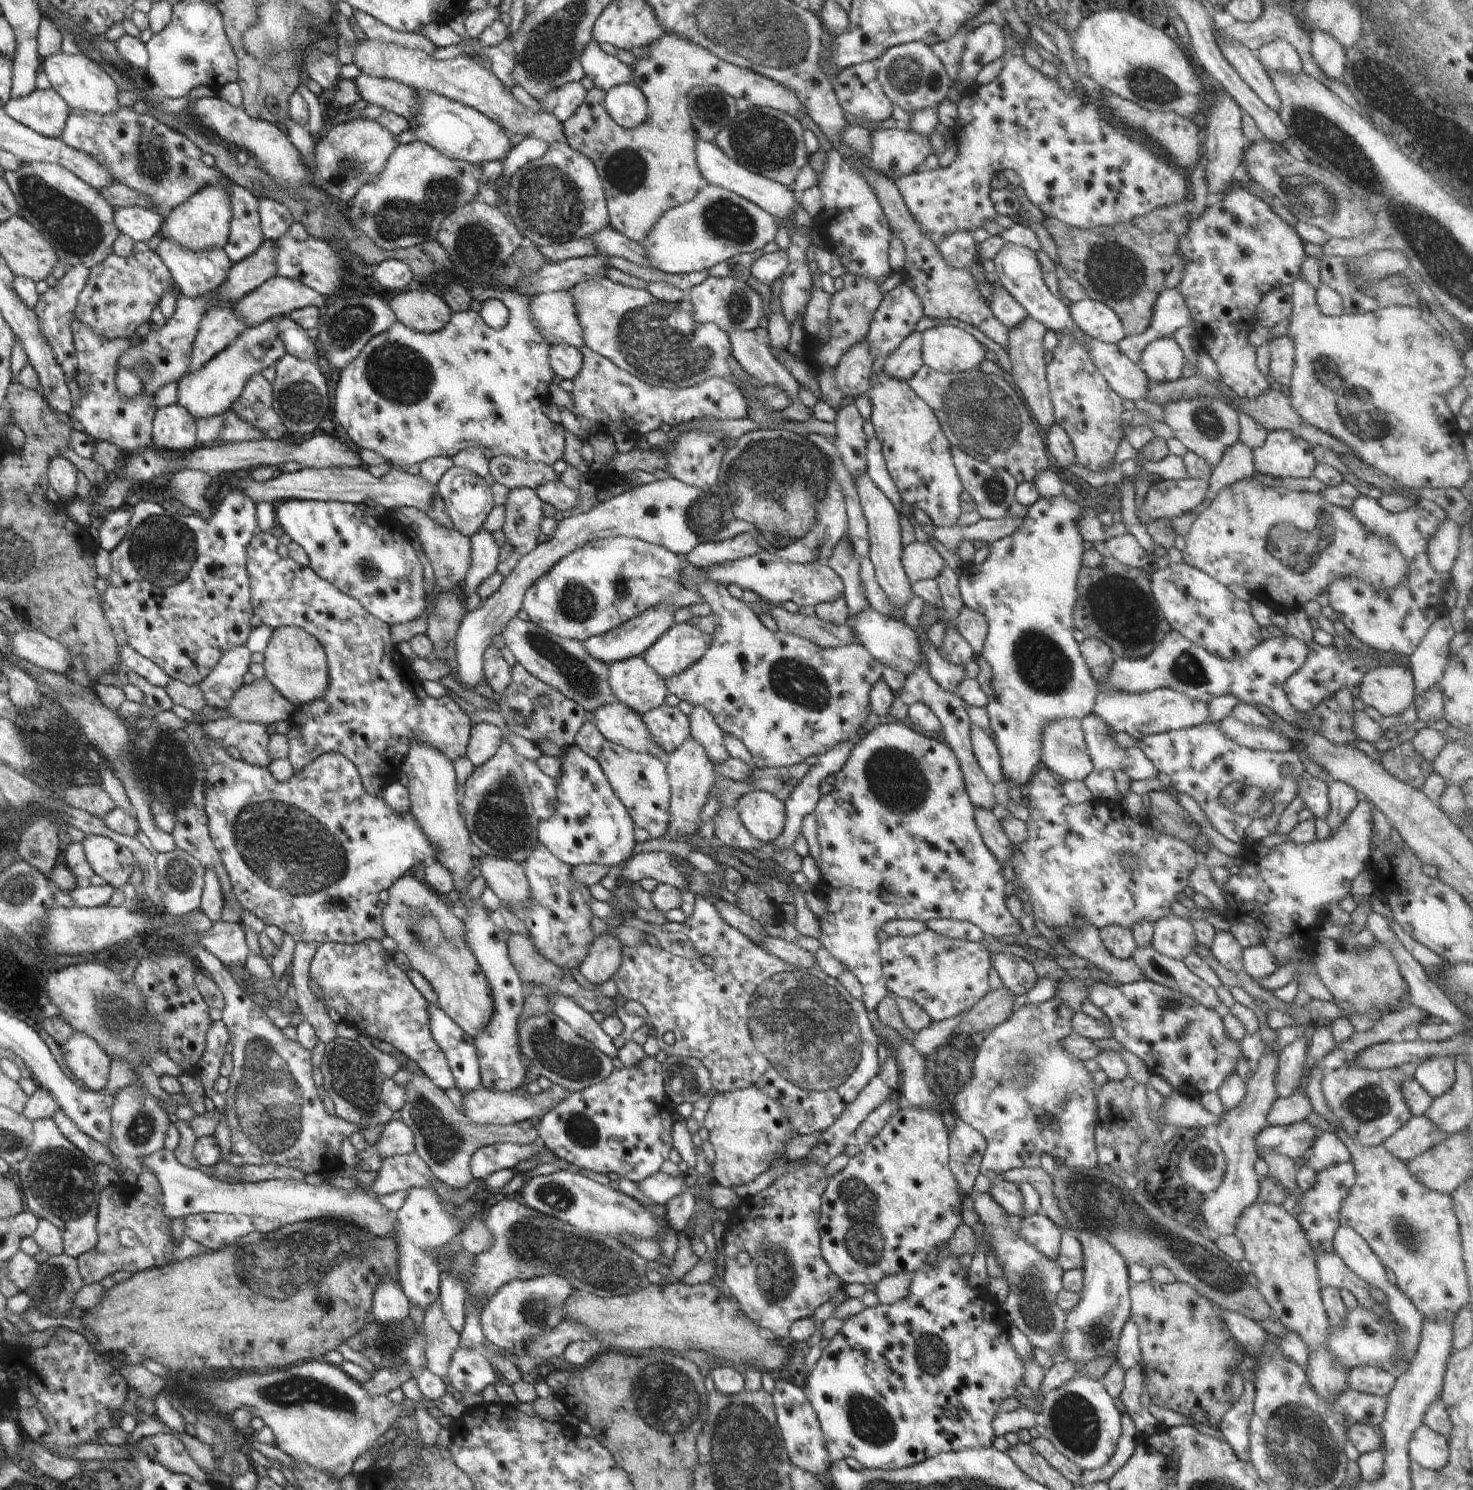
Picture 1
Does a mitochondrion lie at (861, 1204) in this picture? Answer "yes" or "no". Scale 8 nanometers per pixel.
yes

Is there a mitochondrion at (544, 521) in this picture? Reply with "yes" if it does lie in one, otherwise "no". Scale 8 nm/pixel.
no

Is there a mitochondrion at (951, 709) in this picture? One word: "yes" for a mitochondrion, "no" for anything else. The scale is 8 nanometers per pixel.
no

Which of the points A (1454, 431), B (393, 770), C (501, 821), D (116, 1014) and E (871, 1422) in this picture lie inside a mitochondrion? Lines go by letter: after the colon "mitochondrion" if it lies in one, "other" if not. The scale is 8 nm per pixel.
A: other
B: other
C: mitochondrion
D: mitochondrion
E: mitochondrion

